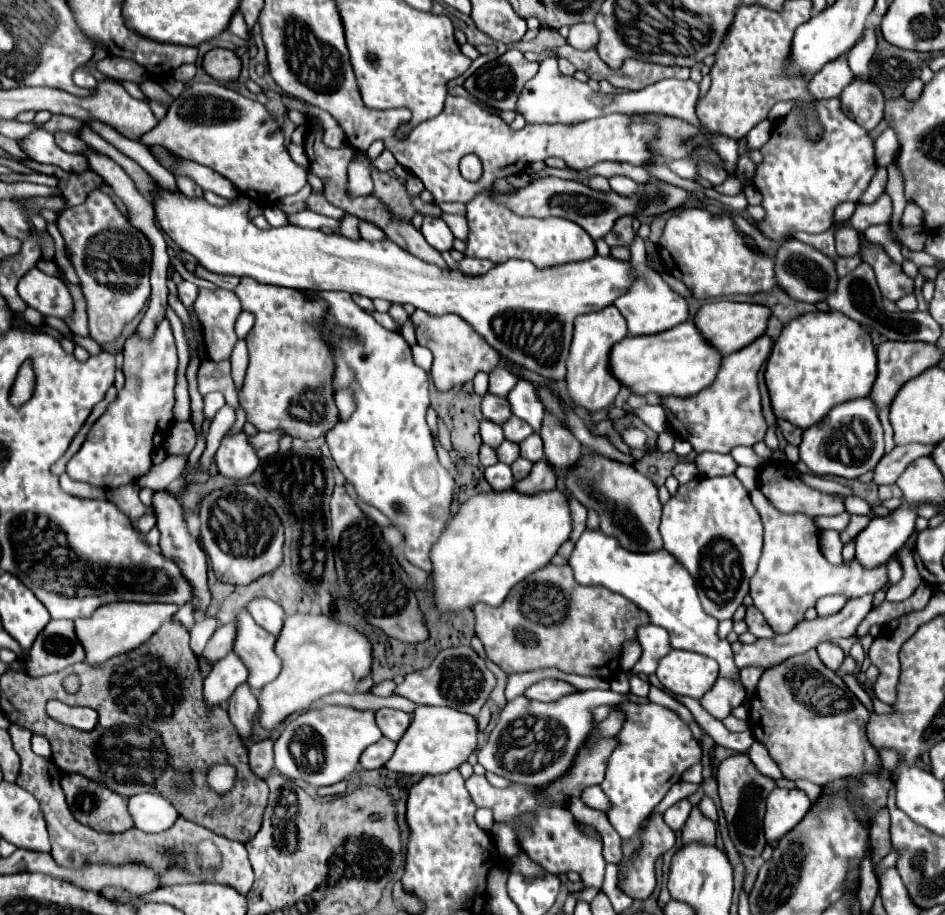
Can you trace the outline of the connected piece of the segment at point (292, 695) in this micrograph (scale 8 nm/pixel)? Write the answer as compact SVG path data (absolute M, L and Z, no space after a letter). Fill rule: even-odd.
M296 614L286 618L276 640L276 654L282 658L282 672L258 696L258 722L264 730L276 730L290 714L308 710L328 694L364 694L372 688L370 642L354 628L334 622L328 616Z

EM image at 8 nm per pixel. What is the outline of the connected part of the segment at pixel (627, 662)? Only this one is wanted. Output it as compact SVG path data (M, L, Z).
M628 642L622 652L624 652L624 654L622 654L624 658L620 660L622 670L630 670L630 668L638 662L638 658L640 658L640 654L642 654L642 648L640 648L636 642L632 642L632 646L630 646L630 642Z

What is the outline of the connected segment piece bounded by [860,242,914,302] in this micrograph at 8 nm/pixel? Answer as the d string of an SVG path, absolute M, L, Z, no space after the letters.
M866 242L866 244L860 245L860 254L864 258L864 262L868 262L874 268L876 280L878 280L878 286L880 286L880 292L884 298L898 302L900 298L914 292L914 282L902 272L900 264L894 264L886 256L884 248Z

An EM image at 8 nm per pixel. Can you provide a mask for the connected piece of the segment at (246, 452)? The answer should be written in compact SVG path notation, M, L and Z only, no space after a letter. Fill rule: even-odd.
M240 430L238 434L224 434L216 452L216 464L220 474L224 474L226 478L242 480L258 468L260 458L250 444L250 436Z

